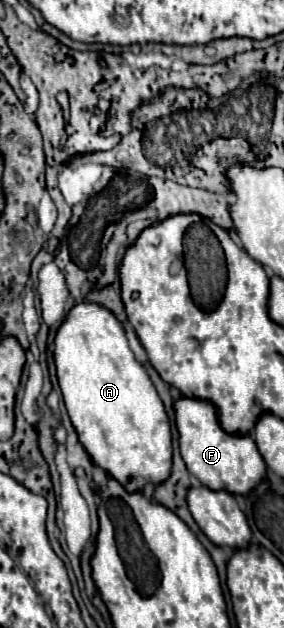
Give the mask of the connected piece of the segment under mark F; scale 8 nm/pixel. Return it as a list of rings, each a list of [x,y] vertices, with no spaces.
[[[181,398],[175,402],[175,422],[179,430],[179,448],[187,470],[209,490],[225,490],[229,494],[247,496],[267,474],[263,456],[251,436],[227,434],[217,420],[217,410],[205,400]]]

